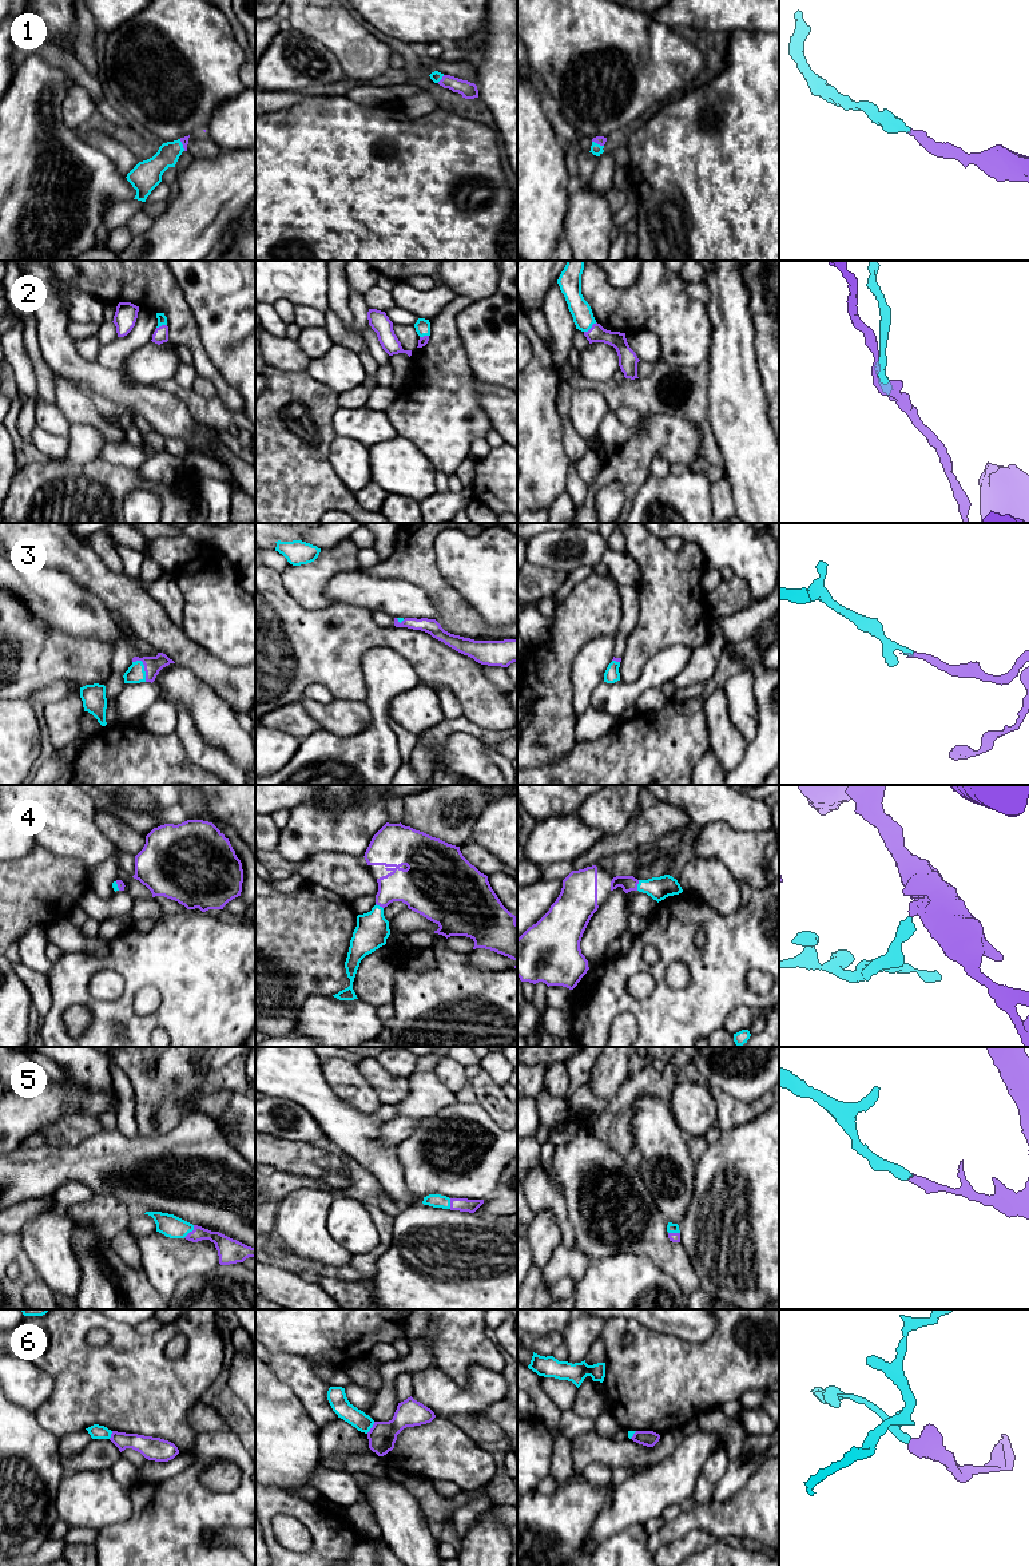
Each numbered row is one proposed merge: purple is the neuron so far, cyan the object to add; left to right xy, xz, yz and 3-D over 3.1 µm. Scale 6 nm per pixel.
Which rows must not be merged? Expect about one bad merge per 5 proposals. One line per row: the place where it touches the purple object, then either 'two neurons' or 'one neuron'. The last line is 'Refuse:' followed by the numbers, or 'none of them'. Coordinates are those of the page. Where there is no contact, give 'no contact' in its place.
1: contact xz (441, 79); one neuron
2: contact yz (591, 328); one neuron
3: contact xy (144, 667); one neuron
4: contact yz (636, 885); one neuron
5: contact xy (190, 1232); one neuron
6: contact xz (372, 1427); two neurons
Refuse: 6

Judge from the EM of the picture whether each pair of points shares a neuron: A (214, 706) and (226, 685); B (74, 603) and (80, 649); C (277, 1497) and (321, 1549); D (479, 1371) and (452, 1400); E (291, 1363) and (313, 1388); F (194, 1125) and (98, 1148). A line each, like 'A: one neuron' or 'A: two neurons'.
A: two neurons
B: two neurons
C: one neuron
D: one neuron
E: one neuron
F: one neuron

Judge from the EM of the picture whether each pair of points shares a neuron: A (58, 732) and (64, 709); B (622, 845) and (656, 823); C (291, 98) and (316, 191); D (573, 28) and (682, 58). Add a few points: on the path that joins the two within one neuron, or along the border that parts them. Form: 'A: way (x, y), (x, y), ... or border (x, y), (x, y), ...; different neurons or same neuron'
A: way (63, 726), (64, 714); same neuron
B: way (630, 840), (648, 827); same neuron
C: border (309, 95), (290, 106), (269, 113); different neurons
D: way (600, 44), (614, 44), (632, 58), (655, 58); same neuron

